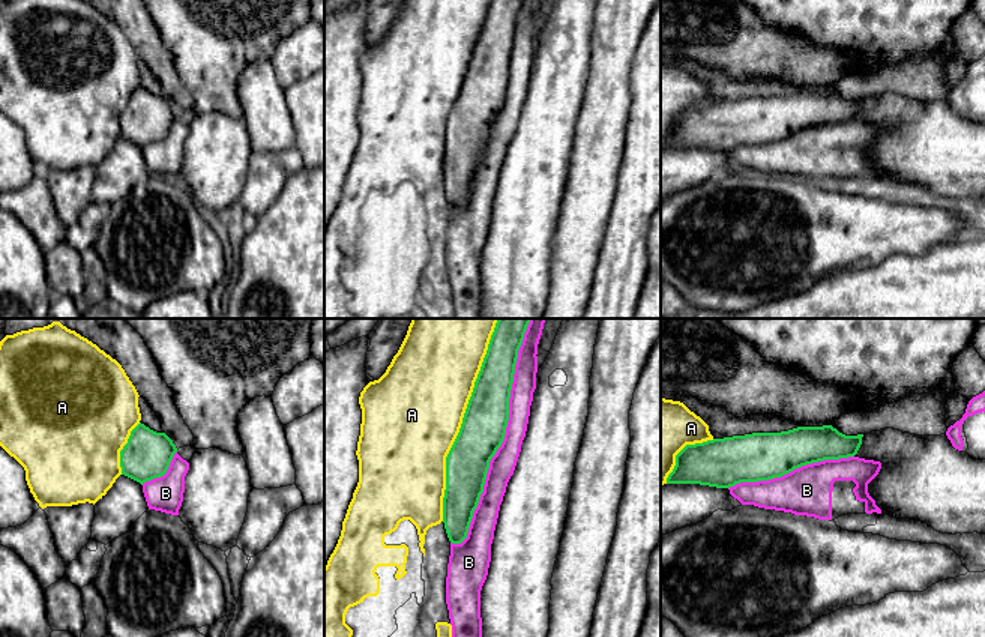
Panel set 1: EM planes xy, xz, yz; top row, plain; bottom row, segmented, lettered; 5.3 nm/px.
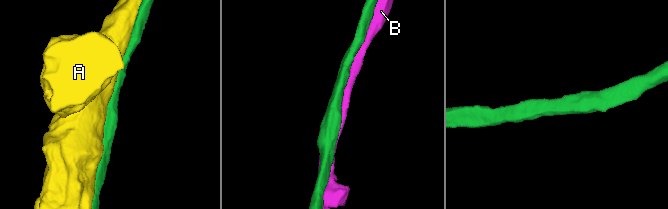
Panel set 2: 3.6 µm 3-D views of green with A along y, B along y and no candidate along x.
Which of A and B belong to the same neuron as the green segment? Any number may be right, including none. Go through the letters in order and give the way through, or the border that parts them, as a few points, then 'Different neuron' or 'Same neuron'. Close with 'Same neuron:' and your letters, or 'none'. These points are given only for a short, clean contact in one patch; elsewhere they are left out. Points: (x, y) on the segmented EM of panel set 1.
A: Different neuron
B: Different neuron
Same neuron: none

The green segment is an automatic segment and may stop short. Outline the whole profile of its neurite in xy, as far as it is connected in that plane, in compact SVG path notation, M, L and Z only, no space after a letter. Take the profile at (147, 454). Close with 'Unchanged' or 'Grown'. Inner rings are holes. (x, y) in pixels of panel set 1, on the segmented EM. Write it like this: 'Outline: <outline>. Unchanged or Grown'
Outline: M138 424L120 451L122 475L141 485L167 473L177 452L176 445L165 433L156 433Z. Unchanged

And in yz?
Outline: M832 425L752 433L686 445L667 484L730 488L781 478L806 464L854 457L863 434L845 436Z. Unchanged

